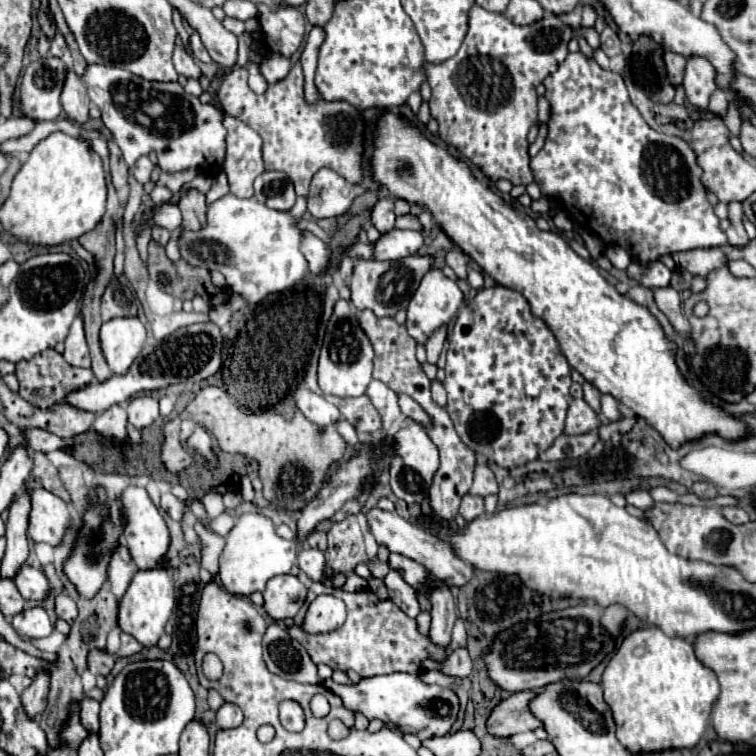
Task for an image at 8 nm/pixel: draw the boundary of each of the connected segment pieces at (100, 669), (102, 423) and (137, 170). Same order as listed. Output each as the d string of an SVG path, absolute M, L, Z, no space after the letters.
M94 649L94 651L90 651L90 655L88 655L88 669L90 669L94 675L108 675L108 673L112 671L112 667L114 667L114 661L116 661L114 655L110 655L110 653L106 653L106 651Z
M120 405L110 407L108 411L102 411L98 419L94 421L94 431L106 439L114 439L118 443L124 443L128 439L126 433L126 411Z
M140 157L136 161L136 165L132 167L132 175L136 177L138 183L148 183L150 181L150 175L152 175L152 169L154 169L154 163L148 159L148 157Z

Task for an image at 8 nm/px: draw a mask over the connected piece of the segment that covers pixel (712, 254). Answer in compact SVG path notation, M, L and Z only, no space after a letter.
M710 247L710 249L692 249L684 253L674 253L674 261L690 271L692 275L706 277L710 271L716 267L722 267L726 263L726 255L720 247Z

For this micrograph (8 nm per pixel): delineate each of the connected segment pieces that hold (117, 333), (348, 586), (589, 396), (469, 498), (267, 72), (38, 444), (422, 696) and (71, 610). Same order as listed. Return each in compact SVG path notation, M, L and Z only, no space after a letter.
M118 317L118 319L104 323L102 329L100 329L102 351L104 351L104 357L106 357L114 375L128 373L128 367L134 363L134 359L142 351L144 341L146 341L146 327L140 323L138 317Z
M350 573L348 579L346 579L346 583L342 585L342 589L344 589L344 591L362 591L366 585L368 585L366 579L358 577L356 573Z
M584 383L584 401L594 409L594 411L600 411L600 391L592 385L592 383Z
M464 495L462 505L460 505L460 515L466 521L472 521L472 519L484 515L484 499L476 497L476 495Z
M272 51L272 55L266 55L266 57L264 57L264 61L262 61L262 65L260 65L260 73L262 73L262 77L264 77L270 85L274 85L274 83L282 81L282 79L288 75L290 65L292 65L292 63L290 63L288 57L276 55L276 53Z
M24 429L22 431L28 447L32 447L32 451L42 451L42 453L48 453L48 451L60 451L64 449L64 443L60 437L52 435L50 431L44 431L44 429Z
M388 673L362 677L358 683L338 685L324 681L324 685L342 699L344 707L352 713L362 713L366 719L380 719L388 727L398 727L402 733L416 733L420 739L432 739L450 733L458 717L458 695L452 689L440 685L428 685L418 675L410 673Z
M58 595L56 597L56 615L58 615L58 619L64 619L68 625L72 625L78 615L76 603L68 595Z

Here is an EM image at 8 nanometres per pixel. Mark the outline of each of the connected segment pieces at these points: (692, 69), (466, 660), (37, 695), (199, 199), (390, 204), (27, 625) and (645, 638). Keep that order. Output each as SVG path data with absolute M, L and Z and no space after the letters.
M690 57L686 63L686 75L684 75L684 89L686 99L698 107L706 109L710 95L716 91L716 71L714 67L702 59L702 57Z
M456 649L444 662L437 663L427 659L422 665L425 670L438 670L454 677L468 677L472 673L472 659L466 649Z
M40 671L34 677L34 683L24 689L22 705L24 705L24 711L28 711L28 717L36 717L36 715L44 713L46 695L48 695L48 679L50 679L50 675L46 671Z
M190 189L182 201L180 201L180 211L182 211L182 227L186 231L200 231L200 227L204 227L206 223L206 199L202 193L198 193L196 189Z
M382 197L374 209L372 209L372 225L380 231L380 233L388 233L394 229L394 201L390 197Z
M32 607L32 609L24 609L20 615L16 615L12 619L12 627L18 635L36 641L42 637L48 637L54 627L46 615L46 611L42 607Z
M658 627L638 629L636 633L628 635L620 649L614 653L606 671L602 675L602 689L604 701L608 703L614 723L616 723L616 739L622 743L624 749L638 753L648 751L668 751L668 749L692 749L700 741L706 731L712 707L718 699L716 695L716 675L704 667L696 655L690 641L668 637Z

